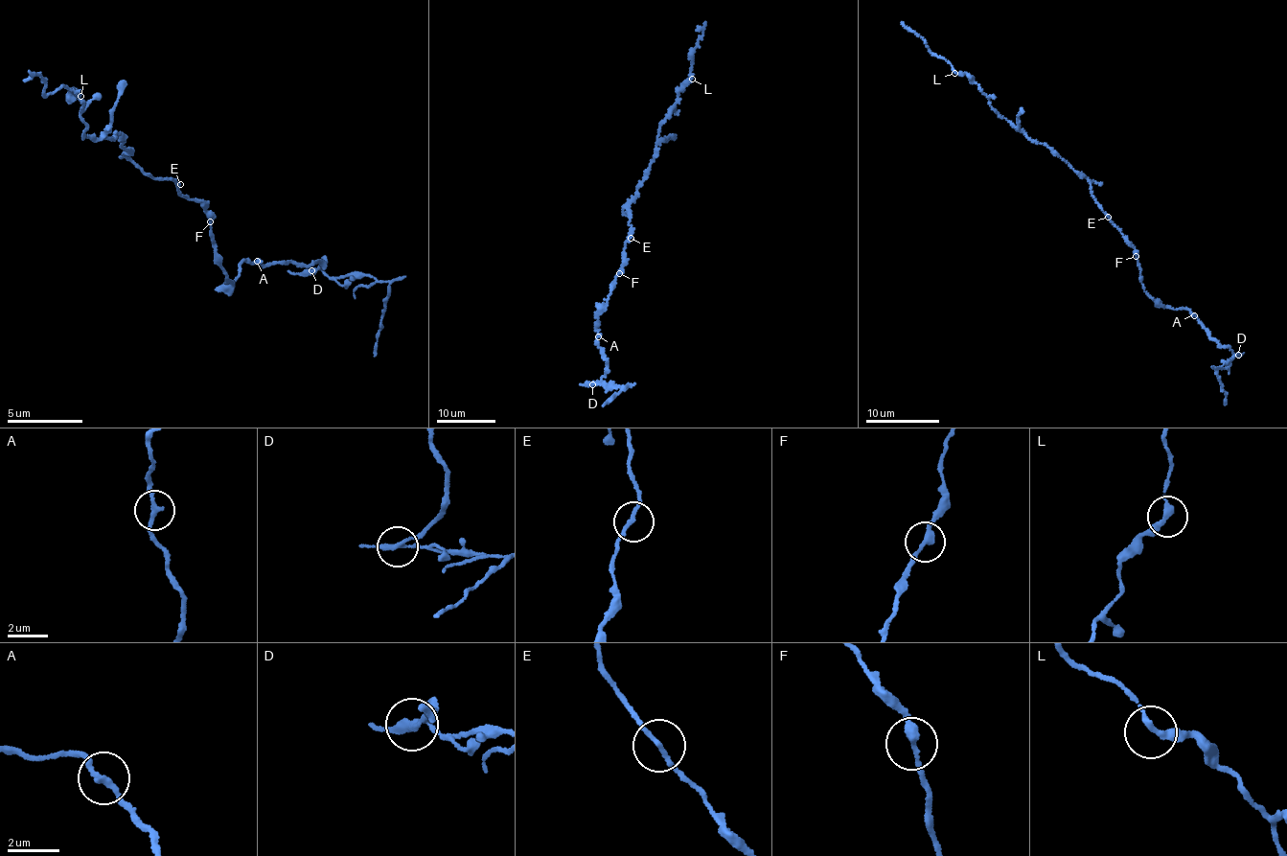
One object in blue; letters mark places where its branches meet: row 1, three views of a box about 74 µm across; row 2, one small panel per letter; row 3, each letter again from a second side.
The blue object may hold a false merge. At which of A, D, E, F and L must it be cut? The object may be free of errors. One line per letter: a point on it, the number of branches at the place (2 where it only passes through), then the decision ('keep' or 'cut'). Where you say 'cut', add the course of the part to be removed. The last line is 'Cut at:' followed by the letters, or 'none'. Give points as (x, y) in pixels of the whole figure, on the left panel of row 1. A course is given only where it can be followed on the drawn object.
A: at (257, 261); 2 branches meet; keep
D: at (311, 270); 3 branches meet; cut; foreign part runs (311, 271), (344, 281), (365, 275), (387, 286), (373, 358)
E: at (180, 184); 2 branches meet; keep
F: at (210, 221); 2 branches meet; keep
L: at (80, 96); 2 branches meet; keep
Cut at: D

